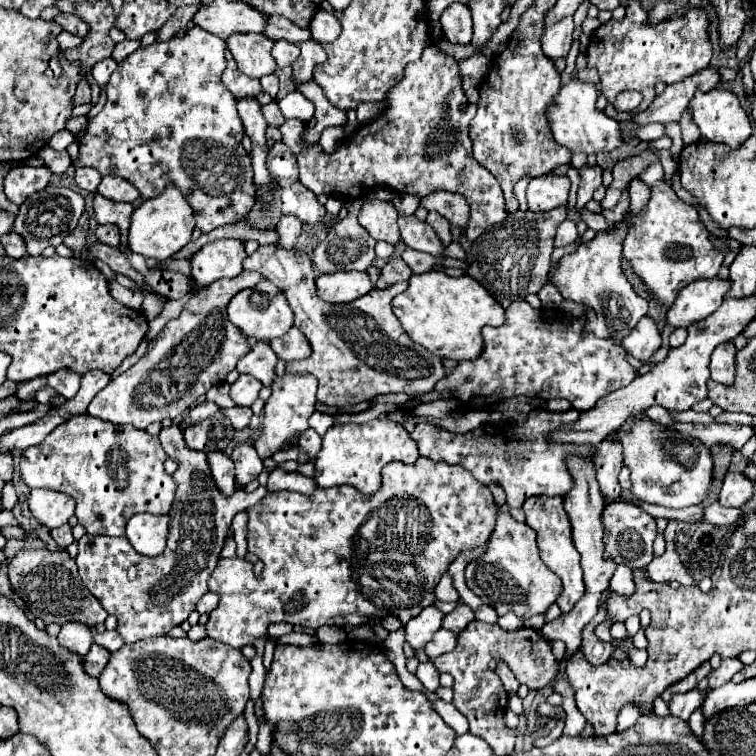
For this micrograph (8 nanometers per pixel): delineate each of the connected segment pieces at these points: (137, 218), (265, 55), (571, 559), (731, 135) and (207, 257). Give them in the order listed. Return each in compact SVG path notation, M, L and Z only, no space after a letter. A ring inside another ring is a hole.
M168 184L160 196L144 200L134 210L132 226L130 226L130 250L136 254L142 254L146 258L166 260L190 242L194 228L196 228L196 222L194 222L188 200L174 184Z
M232 34L226 46L238 68L250 78L262 78L276 70L276 60L270 54L274 42L264 34Z
M532 496L532 498L528 498L524 502L522 510L526 514L526 524L538 536L538 546L540 546L542 560L564 582L564 592L558 598L558 606L560 606L562 616L564 616L582 598L582 594L584 594L584 582L582 582L582 568L580 568L580 554L574 548L574 542L572 542L572 536L570 536L570 520L566 518L566 512L564 512L564 506L562 506L562 498L560 496L556 496L556 498L550 498L550 496Z
M714 88L708 92L694 94L694 98L690 100L690 112L692 112L694 124L700 128L702 136L710 142L728 144L730 148L738 148L752 134L752 124L748 120L748 114L740 106L740 100L736 98L736 94L732 94L730 90Z
M214 240L204 244L190 260L192 264L192 276L196 284L212 284L220 278L234 278L242 272L242 260L246 258L244 244L240 240Z

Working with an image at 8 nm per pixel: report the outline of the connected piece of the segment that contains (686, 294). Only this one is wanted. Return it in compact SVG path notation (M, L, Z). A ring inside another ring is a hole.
M698 278L698 282L688 284L676 298L674 306L668 310L668 326L690 326L702 318L708 318L718 310L726 292L730 290L730 278Z

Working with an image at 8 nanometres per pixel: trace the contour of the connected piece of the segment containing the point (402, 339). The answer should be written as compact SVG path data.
M274 244L258 246L258 250L244 260L244 270L262 274L286 294L294 312L294 326L312 346L310 358L288 362L286 372L316 376L320 402L342 408L390 392L418 396L432 392L436 382L446 376L442 358L412 342L390 308L394 294L406 290L406 282L398 282L384 290L372 288L366 296L346 304L328 304L316 294L316 272L310 256L302 250L284 250Z

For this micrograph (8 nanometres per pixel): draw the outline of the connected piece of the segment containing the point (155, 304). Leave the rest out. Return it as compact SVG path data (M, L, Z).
M144 292L144 296L146 296L144 312L146 312L146 318L148 318L148 320L152 320L152 318L156 318L156 316L162 312L164 302L162 302L162 298L154 298L152 294L146 294L146 292Z

